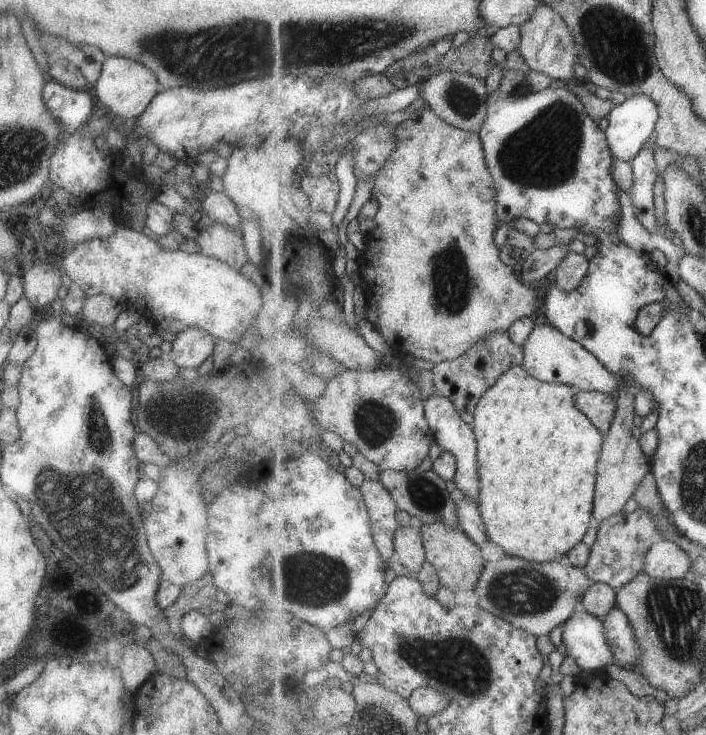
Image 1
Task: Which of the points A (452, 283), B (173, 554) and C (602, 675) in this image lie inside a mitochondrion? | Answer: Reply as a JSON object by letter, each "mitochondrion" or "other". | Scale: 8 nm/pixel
{"A":"mitochondrion","B":"mitochondrion","C":"other"}

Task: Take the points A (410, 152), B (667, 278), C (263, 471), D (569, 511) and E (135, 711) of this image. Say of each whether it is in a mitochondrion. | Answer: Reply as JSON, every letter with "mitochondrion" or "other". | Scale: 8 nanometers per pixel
{"A":"other","B":"other","C":"other","D":"other","E":"other"}

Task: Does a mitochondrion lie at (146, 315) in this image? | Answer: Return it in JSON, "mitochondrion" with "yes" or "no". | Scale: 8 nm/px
{"mitochondrion":"no"}

